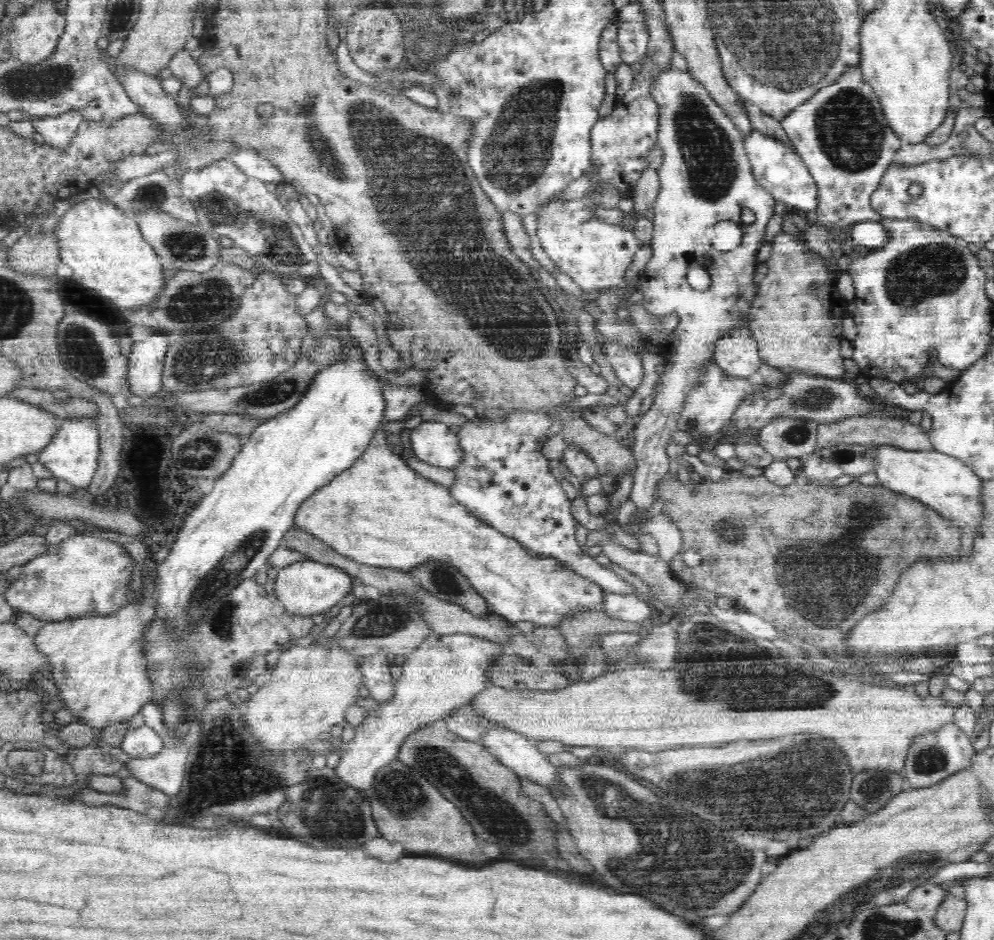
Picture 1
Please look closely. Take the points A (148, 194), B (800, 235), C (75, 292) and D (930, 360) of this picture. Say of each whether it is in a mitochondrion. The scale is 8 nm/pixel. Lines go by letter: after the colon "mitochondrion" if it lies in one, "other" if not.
A: mitochondrion
B: other
C: mitochondrion
D: other

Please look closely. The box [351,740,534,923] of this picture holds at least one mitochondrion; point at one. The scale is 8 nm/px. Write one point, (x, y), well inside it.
(405, 794)

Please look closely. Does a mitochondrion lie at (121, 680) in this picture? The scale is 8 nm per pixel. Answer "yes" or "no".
no

